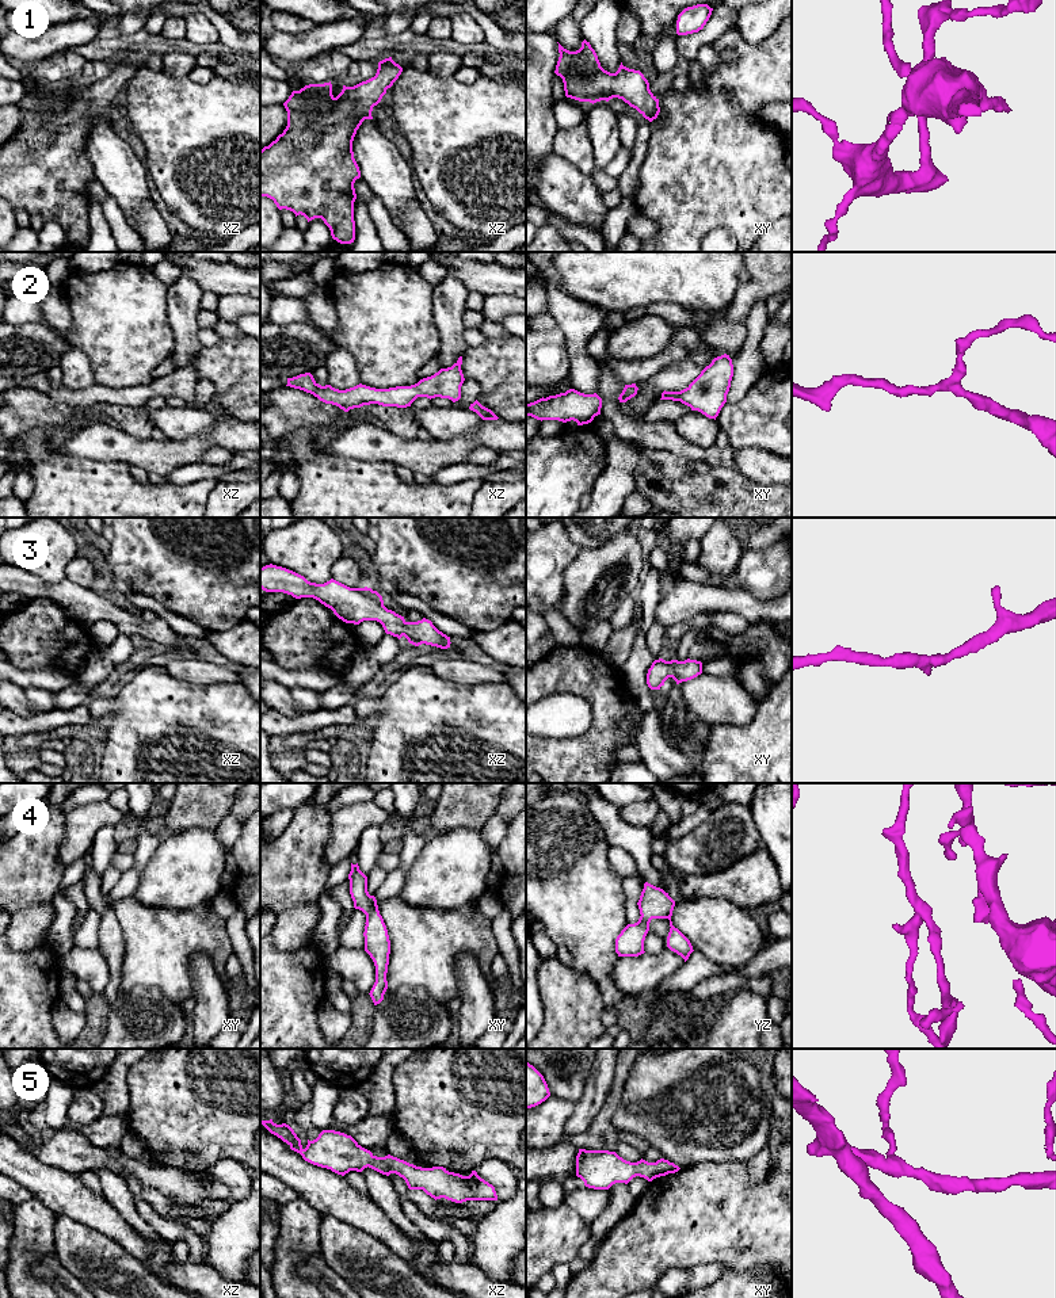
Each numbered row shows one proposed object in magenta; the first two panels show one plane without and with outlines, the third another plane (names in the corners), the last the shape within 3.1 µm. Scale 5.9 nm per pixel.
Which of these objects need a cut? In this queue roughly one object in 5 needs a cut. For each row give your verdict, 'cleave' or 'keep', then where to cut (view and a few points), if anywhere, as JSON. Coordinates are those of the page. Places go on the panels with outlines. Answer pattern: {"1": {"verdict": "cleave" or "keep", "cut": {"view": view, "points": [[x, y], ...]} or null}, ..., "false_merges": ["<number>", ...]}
{"1": {"verdict": "keep", "cut": null}, "2": {"verdict": "keep", "cut": null}, "3": {"verdict": "keep", "cut": null}, "4": {"verdict": "keep", "cut": null}, "5": {"verdict": "keep", "cut": null}, "false_merges": []}

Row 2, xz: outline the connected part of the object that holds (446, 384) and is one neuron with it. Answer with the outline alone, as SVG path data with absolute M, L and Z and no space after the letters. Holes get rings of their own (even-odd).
M462 356L451 367L441 369L434 375L423 378L415 385L389 389L375 389L359 383L354 388L339 390L331 385L319 385L310 373L287 378L286 386L310 393L320 401L336 405L344 412L370 404L407 408L418 397L427 397L430 400L441 397L455 402L461 398L461 386L465 381L461 364Z

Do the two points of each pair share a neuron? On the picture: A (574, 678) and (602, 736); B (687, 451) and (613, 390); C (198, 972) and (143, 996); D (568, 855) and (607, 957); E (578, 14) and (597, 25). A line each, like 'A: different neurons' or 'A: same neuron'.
A: same neuron
B: same neuron
C: different neurons
D: same neuron
E: different neurons

